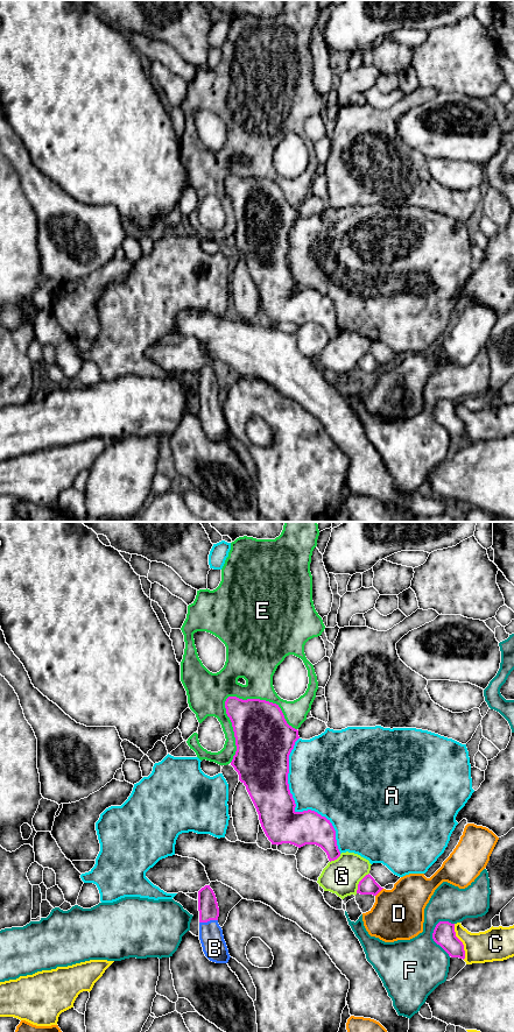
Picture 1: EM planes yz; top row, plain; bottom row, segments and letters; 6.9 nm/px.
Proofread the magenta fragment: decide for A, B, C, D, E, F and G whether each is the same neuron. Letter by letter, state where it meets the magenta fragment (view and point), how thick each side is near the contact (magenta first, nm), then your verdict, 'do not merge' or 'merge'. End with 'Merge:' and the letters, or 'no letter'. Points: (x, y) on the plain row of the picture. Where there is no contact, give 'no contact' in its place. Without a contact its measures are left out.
A: yz (295, 284) | 280/440 nm | do not merge
B: yz (208, 398) | 140/160 nm | merge
C: yz (460, 419) | 150/240 nm | do not merge
D: yz (379, 369) | 120/360 nm | do not merge
E: yz (225, 183) | 320/280 nm | do not merge
F: yz (432, 416) | 150/400 nm | do not merge
G: yz (359, 361) | 120/260 nm | do not merge
Merge: B

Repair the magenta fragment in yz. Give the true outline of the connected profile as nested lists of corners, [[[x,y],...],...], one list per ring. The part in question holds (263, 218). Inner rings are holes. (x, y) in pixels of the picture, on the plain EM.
[[[228,175],[225,186],[232,200],[237,224],[231,243],[246,264],[268,318],[272,323],[290,321],[298,326],[316,323],[326,331],[330,340],[337,338],[340,330],[330,298],[311,288],[295,289],[296,282],[289,268],[288,252],[289,233],[300,217],[298,208],[287,202],[279,183],[266,178]]]

